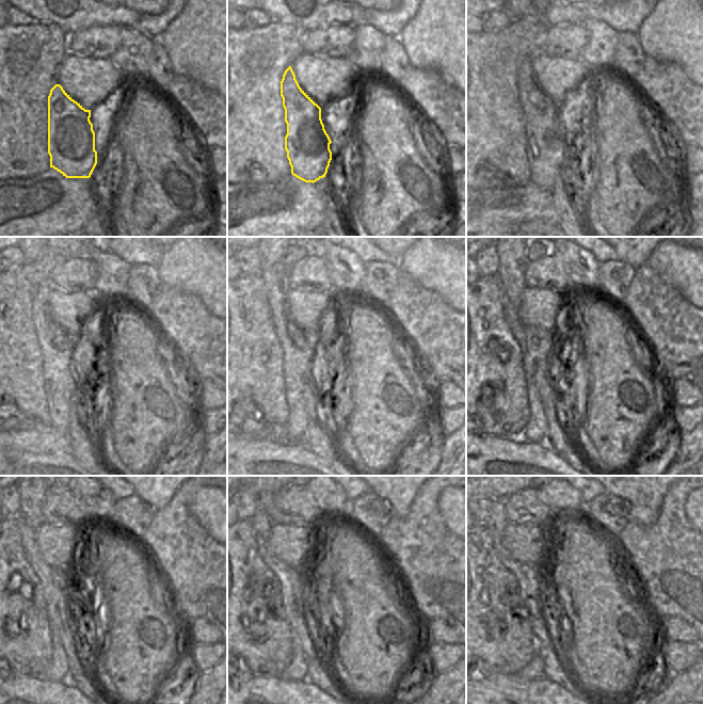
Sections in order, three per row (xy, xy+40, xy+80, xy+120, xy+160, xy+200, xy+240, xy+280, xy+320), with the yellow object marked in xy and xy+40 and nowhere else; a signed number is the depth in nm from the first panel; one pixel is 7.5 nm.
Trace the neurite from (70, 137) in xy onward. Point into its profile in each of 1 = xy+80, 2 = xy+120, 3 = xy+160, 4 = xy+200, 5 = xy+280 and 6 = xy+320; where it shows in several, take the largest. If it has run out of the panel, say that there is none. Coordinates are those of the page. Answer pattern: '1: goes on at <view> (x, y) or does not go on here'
1: goes on at xy+80 (546, 147)
2: goes on at xy+120 (59, 350)
3: goes on at xy+160 (299, 346)
4: goes on at xy+200 (512, 261)
5: goes on at xy+280 (297, 670)
6: goes on at xy+320 (533, 670)

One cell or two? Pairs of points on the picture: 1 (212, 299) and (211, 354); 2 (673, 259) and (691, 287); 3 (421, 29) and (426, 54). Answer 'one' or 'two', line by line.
1: two
2: one
3: one

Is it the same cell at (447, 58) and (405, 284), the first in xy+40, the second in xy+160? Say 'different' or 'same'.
different

